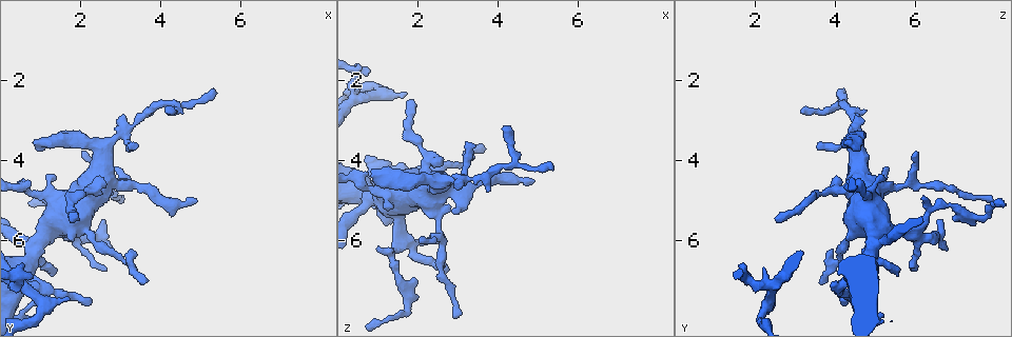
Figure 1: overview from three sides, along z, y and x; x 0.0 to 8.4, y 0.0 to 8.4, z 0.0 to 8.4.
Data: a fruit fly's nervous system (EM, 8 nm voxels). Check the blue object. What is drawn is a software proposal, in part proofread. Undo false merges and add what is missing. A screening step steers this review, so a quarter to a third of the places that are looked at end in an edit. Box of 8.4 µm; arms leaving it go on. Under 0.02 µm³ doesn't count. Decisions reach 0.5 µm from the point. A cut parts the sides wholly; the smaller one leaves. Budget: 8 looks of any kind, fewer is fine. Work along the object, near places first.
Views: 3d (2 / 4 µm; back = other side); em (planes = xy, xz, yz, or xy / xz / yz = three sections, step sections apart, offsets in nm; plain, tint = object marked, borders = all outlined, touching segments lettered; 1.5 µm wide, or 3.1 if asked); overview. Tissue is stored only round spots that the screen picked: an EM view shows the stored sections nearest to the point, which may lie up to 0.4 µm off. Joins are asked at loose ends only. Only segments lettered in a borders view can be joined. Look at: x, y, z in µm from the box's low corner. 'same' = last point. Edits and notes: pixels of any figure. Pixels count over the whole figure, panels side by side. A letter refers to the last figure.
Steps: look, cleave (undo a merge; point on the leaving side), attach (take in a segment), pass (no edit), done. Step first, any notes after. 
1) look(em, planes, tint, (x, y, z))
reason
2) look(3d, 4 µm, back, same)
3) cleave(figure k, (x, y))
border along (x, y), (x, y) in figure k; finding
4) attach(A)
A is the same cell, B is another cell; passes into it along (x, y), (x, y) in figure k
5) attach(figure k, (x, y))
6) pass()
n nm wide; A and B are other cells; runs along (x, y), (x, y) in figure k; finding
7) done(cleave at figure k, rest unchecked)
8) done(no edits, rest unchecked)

look(3d, 4 µm, (1.75, 7.45, 2.35))

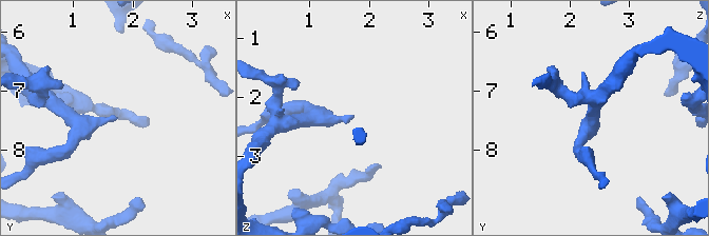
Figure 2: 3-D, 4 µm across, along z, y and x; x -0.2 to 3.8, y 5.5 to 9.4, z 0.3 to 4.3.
look(em, planes, borders, (1.70, 7.40, 2.30))
now the EM

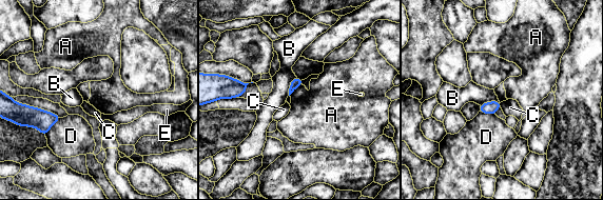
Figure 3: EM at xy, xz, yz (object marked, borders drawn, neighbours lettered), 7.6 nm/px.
pass()
D touches over 190 nm; A, B, C, D and E are other cells; none of them fits

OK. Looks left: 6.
look(3d, 4 µm, (3.30, 6.25, 3.95))

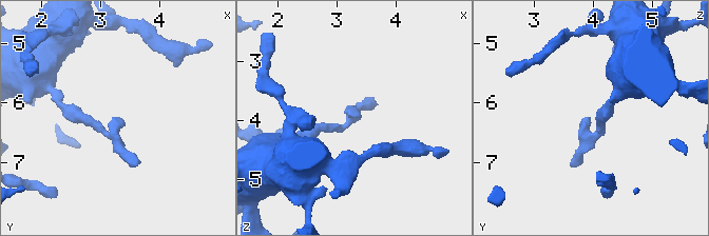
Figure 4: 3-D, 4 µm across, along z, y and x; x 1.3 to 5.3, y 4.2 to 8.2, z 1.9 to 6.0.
look(em, planes, borders, (3.25, 6.20, 3.90))
need the tissue

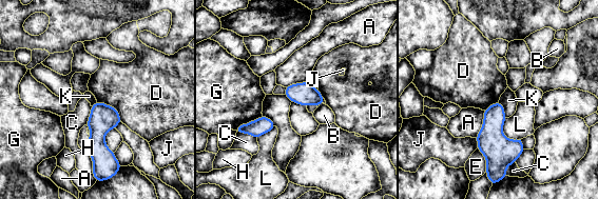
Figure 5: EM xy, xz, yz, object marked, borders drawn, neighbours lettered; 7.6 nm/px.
pass()
A, B, C, D, E, G, H, J, K and L are other cells; border along (97, 101), (113, 106), (121, 121) in figure 5; none of them fits

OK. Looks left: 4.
look(3d, 4 µm, (0.85, 3.60, 4.30))
thick end

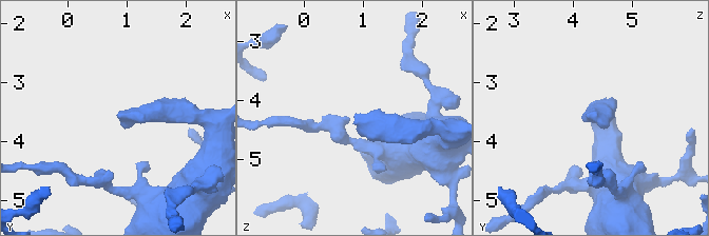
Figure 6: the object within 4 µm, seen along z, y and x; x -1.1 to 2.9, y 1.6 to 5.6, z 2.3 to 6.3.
look(em, planes, plain, (0.85, 3.55, 4.25))
shape alone is not enough

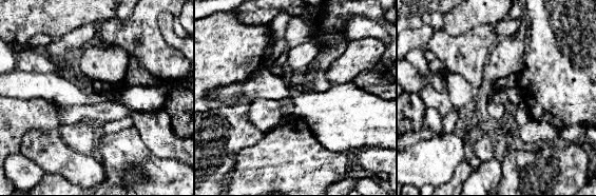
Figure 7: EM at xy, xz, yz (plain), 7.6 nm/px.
look(em, planes, borders, same)
see the neighbours

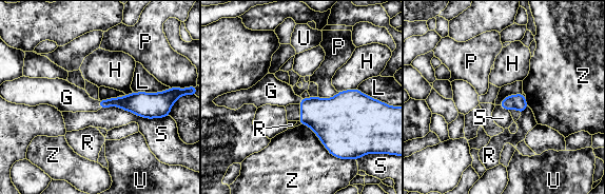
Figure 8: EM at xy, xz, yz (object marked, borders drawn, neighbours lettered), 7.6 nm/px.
attach(G)
G is the same cell, H, L, P, R, S, U and Z are other cells; passes into it along (132, 102), (99, 104), (67, 97) in figure 8; it goes on there

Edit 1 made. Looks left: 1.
done(attach at figure 8, rest unchecked)

